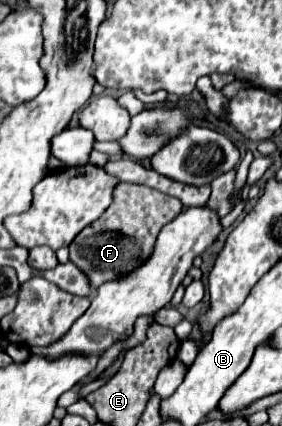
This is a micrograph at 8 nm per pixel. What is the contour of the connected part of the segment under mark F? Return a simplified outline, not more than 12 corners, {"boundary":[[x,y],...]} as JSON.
{"boundary":[[121,181],[73,239],[93,291],[147,261],[181,201]]}

